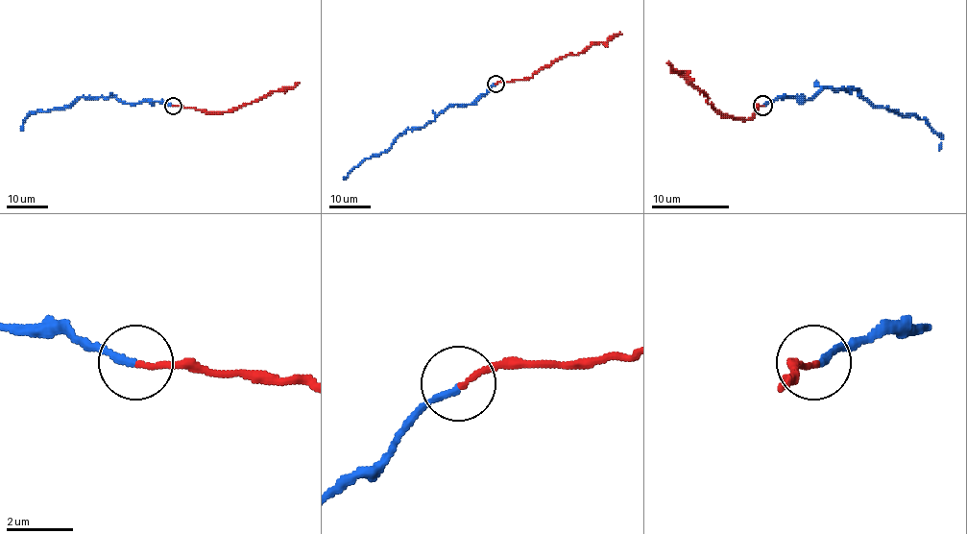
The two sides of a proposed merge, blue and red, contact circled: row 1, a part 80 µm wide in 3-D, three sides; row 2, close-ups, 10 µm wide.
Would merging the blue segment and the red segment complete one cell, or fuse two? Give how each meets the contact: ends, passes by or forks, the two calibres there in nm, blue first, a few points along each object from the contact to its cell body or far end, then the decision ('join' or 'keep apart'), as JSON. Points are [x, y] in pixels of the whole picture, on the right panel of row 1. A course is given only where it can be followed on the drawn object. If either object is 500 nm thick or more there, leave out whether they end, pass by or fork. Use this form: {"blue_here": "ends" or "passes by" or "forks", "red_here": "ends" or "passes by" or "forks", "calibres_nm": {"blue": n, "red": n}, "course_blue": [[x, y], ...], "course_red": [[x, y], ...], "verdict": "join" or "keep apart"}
{"blue_here": "ends", "red_here": "ends", "calibres_nm": {"blue": 200, "red": 160}, "course_blue": [[761, 106], [803, 94], [803, 102], [824, 88], [858, 90], [902, 117], [924, 119], [941, 138], [939, 151]], "course_red": [[761, 106], [752, 117], [725, 117], [686, 77], [674, 70], [668, 60]], "verdict": "keep apart"}

